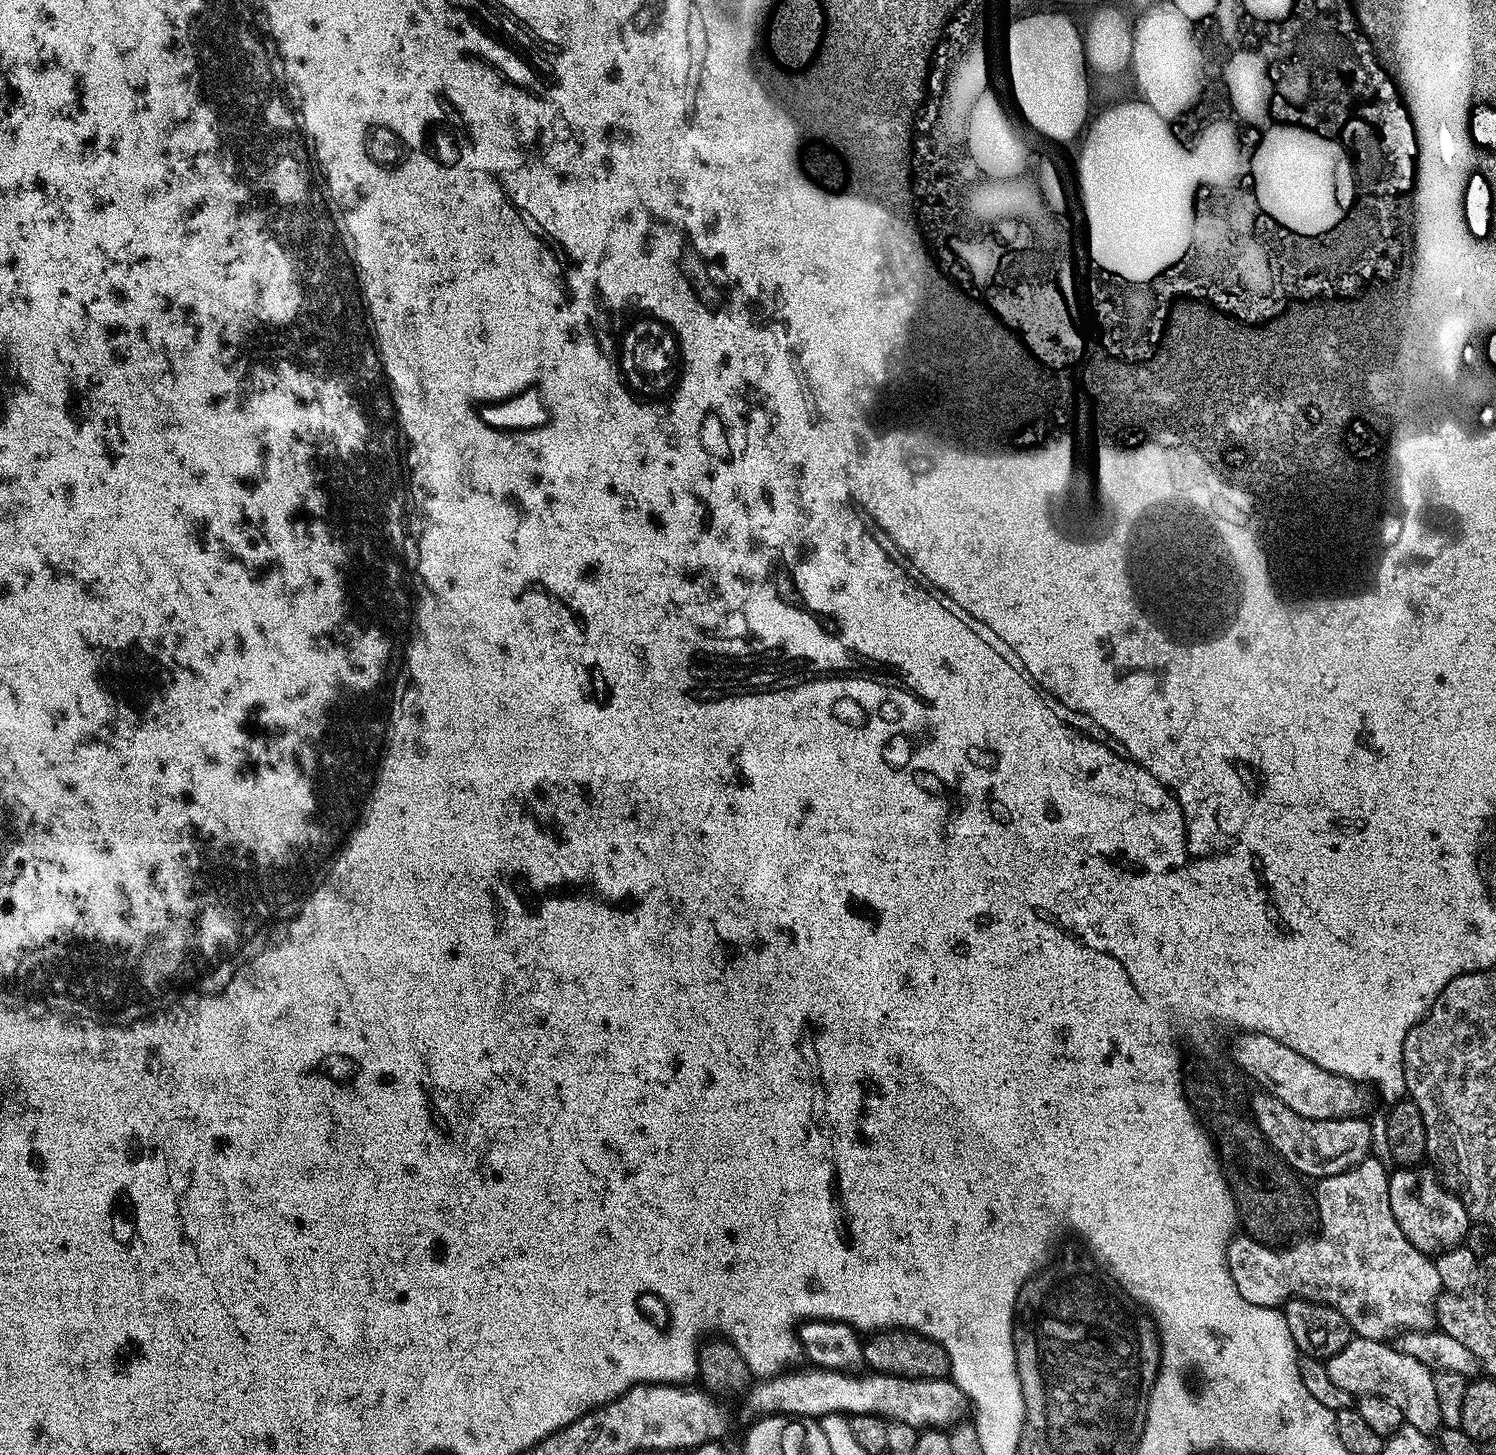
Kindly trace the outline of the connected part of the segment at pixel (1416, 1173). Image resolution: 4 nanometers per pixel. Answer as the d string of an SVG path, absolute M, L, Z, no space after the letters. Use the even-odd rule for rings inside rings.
M1400 1166L1388 1177L1390 1190L1390 1210L1394 1210L1394 1222L1402 1226L1402 1234L1418 1249L1419 1252L1438 1254L1446 1248L1457 1247L1467 1237L1470 1221L1468 1211L1453 1192L1447 1188L1435 1167L1427 1166Z

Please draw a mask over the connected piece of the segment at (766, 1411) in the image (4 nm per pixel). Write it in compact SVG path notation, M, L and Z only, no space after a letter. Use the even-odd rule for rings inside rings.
M807 1366L801 1372L785 1370L775 1376L761 1379L760 1384L753 1383L747 1389L748 1408L753 1417L786 1415L793 1418L823 1418L847 1414L853 1416L885 1416L894 1422L906 1422L906 1426L917 1430L944 1430L955 1425L961 1419L960 1411L966 1408L964 1395L955 1383L948 1378L902 1378L901 1376L887 1376L881 1372L872 1372L868 1376L852 1376L848 1370L833 1370L819 1366Z

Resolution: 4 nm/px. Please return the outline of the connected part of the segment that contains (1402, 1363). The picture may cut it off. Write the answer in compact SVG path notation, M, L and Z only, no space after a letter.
M1354 1338L1338 1354L1329 1356L1326 1365L1330 1379L1353 1397L1381 1396L1394 1402L1402 1410L1405 1424L1414 1426L1414 1430L1432 1434L1441 1427L1432 1369L1422 1366L1418 1358L1410 1358L1410 1354L1402 1354L1391 1343Z

